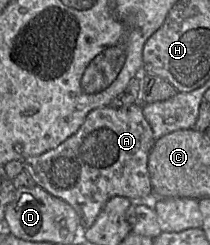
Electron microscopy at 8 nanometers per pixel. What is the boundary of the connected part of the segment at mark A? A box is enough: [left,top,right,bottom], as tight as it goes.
[23,104,154,229]

